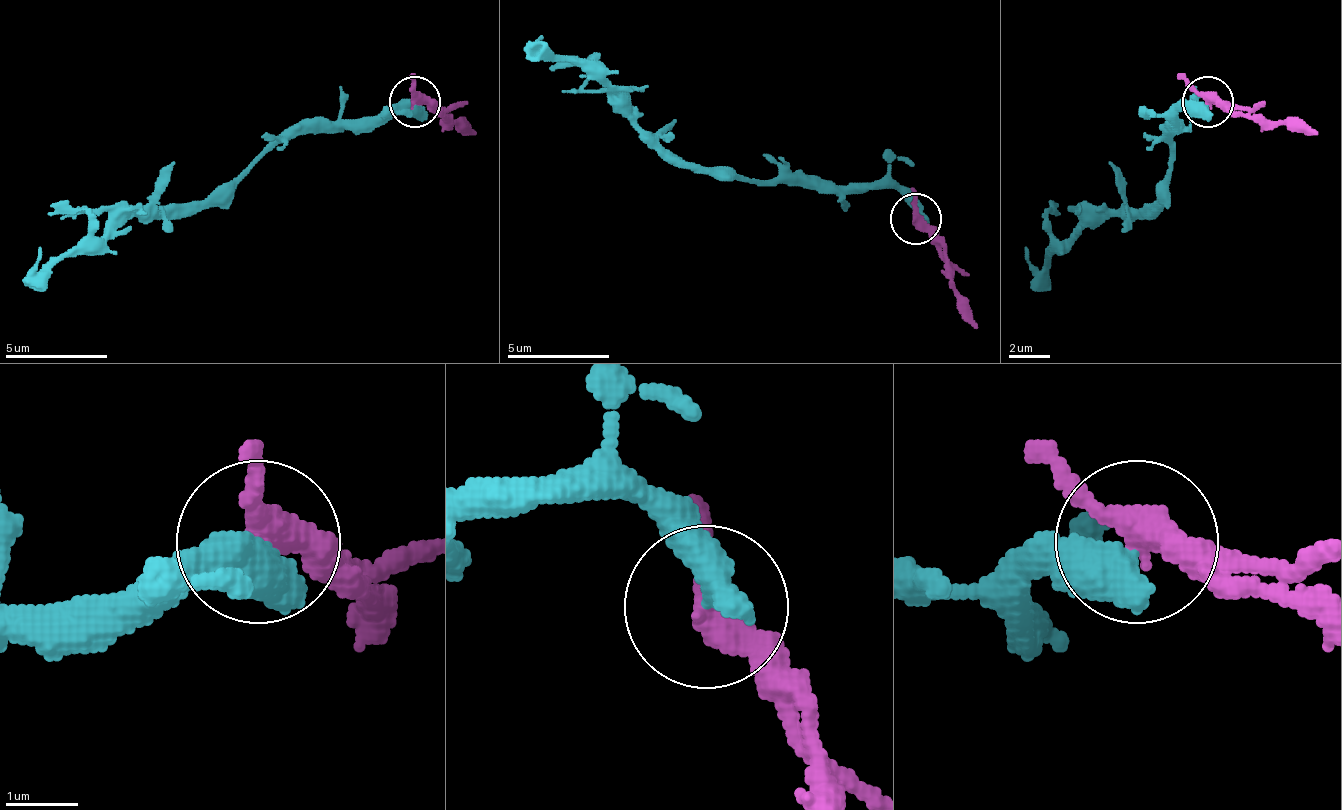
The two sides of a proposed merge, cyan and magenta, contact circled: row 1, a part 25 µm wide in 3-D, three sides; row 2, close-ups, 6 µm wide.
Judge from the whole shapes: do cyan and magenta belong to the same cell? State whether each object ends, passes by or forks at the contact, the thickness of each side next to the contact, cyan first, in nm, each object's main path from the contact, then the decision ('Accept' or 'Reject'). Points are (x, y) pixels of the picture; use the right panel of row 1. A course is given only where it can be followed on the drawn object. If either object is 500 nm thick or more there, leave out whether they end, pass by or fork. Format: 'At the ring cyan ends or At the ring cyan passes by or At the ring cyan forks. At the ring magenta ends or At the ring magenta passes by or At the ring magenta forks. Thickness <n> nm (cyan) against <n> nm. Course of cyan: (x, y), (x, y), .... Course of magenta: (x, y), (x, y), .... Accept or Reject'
Thickness 600 nm (cyan) against 380 nm. Course of cyan: (1204, 100), (1174, 120), (1174, 166), (1158, 202), (1112, 207), (1041, 268), (1026, 248). Course of magenta: (1209, 100), (1265, 120), (1301, 120), (1316, 136). Reject

